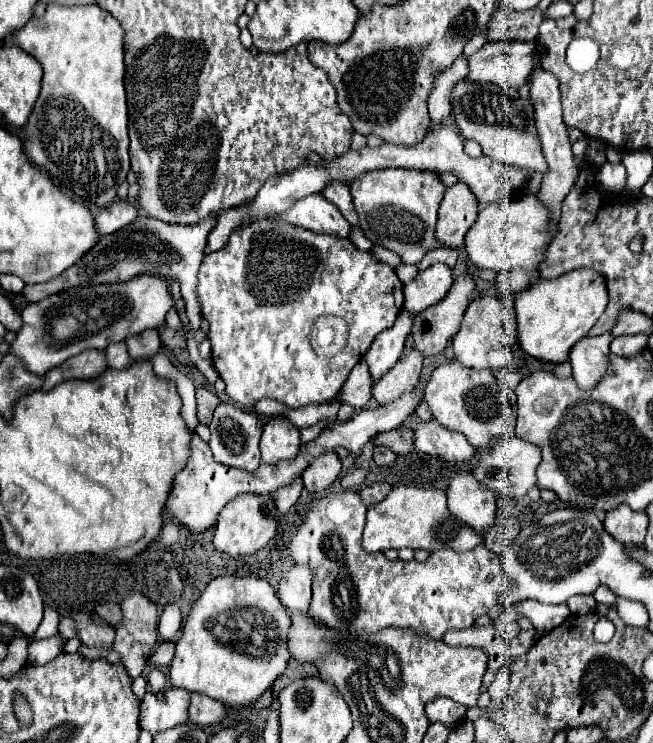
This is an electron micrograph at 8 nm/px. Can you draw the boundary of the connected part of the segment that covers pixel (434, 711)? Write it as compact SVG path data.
M437 698L425 706L425 714L429 722L441 722L447 726L455 726L465 718L465 708L451 698Z

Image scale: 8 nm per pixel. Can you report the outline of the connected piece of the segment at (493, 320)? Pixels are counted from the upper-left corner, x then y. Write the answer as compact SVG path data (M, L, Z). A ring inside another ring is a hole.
M491 296L475 298L465 310L461 330L453 336L455 358L467 368L475 368L475 370L505 368L513 360L511 348L515 344L515 328L517 328L515 316L497 298Z

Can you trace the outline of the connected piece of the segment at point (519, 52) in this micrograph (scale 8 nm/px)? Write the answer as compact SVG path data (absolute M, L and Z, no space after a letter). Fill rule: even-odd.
M487 42L469 60L469 82L493 82L505 88L527 84L531 68L537 66L535 44L523 42Z

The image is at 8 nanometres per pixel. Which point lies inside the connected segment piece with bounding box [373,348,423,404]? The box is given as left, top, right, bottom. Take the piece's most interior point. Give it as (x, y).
(405, 374)

